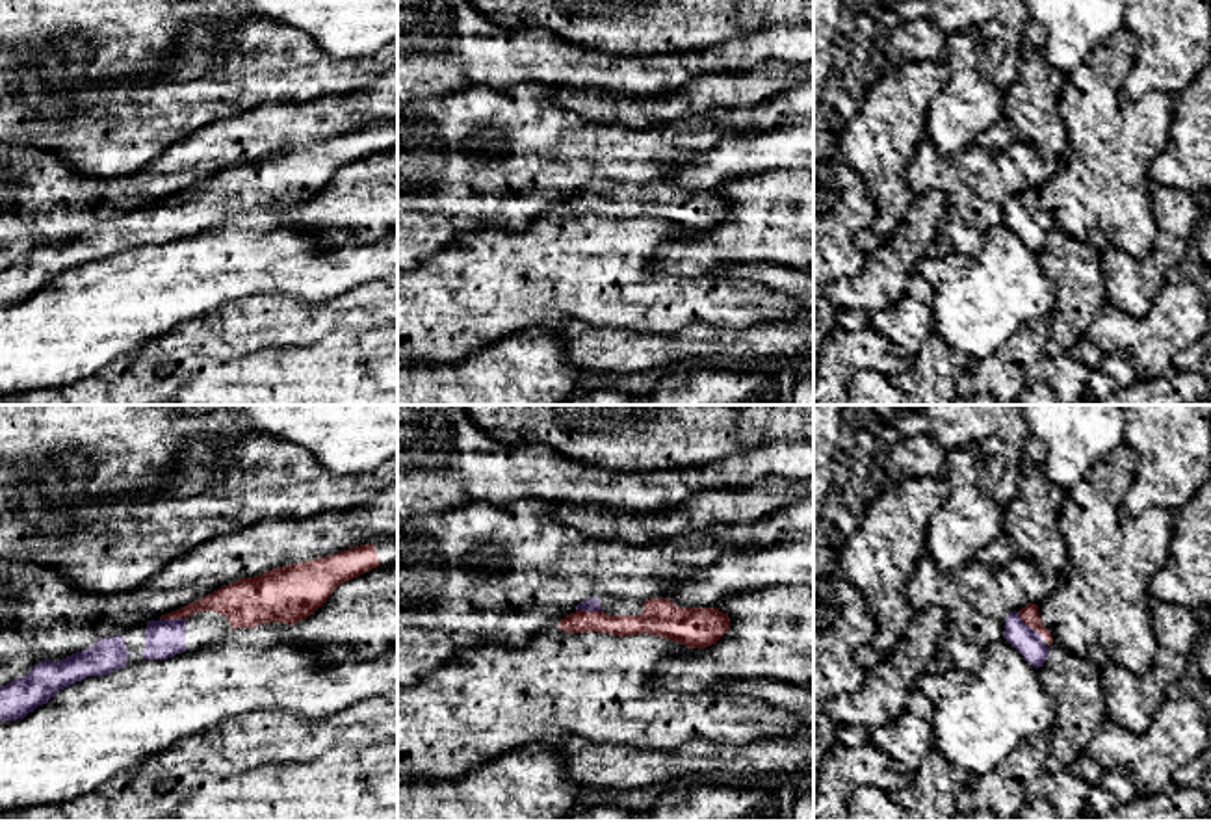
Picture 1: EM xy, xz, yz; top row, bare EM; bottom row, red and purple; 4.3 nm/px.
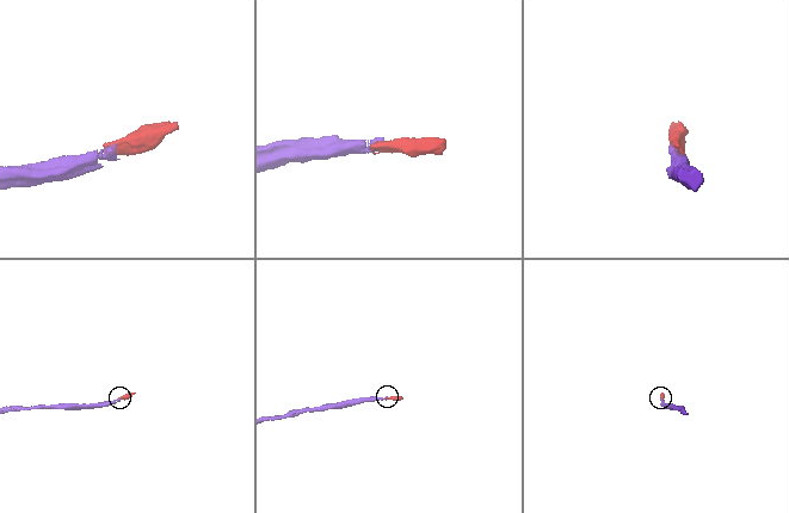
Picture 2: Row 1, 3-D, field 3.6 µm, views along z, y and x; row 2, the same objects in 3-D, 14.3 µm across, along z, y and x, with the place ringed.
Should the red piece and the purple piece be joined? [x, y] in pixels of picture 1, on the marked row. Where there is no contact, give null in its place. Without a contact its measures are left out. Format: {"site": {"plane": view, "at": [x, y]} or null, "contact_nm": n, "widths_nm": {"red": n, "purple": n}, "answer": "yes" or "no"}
{"site": {"plane": "yz", "at": [1029, 626]}, "contact_nm": 160, "widths_nm": {"red": 80, "purple": 120}, "answer": "yes"}

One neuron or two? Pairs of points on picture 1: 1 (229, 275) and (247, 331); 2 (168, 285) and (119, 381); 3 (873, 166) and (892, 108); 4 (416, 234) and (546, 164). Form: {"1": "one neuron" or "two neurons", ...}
{"1": "two neurons", "2": "two neurons", "3": "one neuron", "4": "one neuron"}

